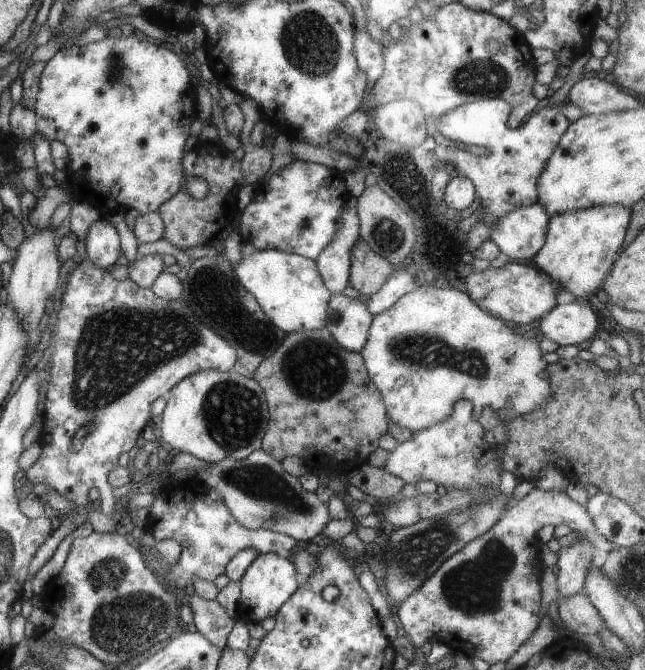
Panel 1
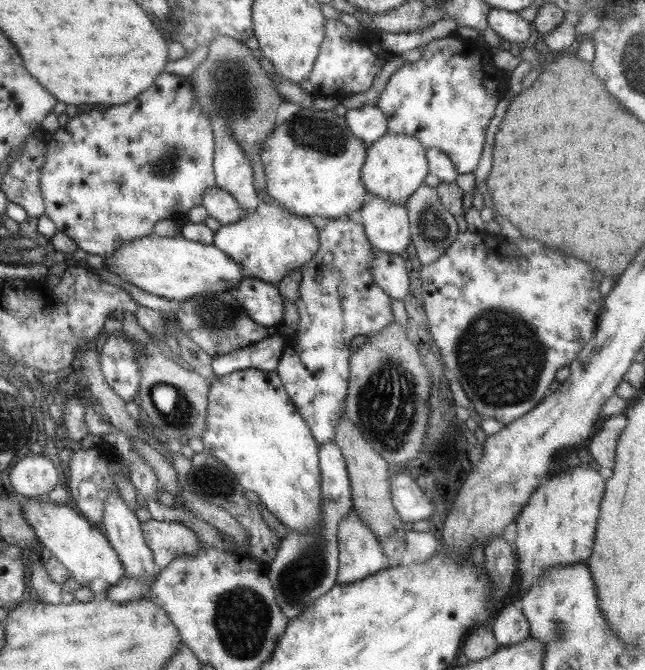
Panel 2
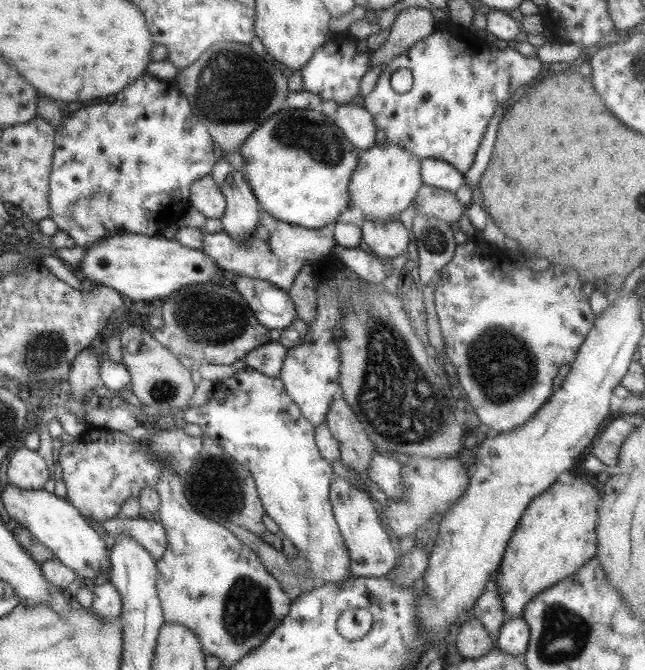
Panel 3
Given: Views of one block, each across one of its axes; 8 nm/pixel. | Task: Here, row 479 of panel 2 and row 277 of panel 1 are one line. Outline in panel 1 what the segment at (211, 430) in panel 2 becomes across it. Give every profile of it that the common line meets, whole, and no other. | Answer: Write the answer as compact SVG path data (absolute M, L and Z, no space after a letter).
M254 250L249 256L241 257L239 262L233 266L233 272L241 286L251 293L253 298L263 310L271 324L275 324L283 332L299 332L303 330L319 330L327 322L327 302L331 296L325 288L316 262L304 256L281 252L281 250Z

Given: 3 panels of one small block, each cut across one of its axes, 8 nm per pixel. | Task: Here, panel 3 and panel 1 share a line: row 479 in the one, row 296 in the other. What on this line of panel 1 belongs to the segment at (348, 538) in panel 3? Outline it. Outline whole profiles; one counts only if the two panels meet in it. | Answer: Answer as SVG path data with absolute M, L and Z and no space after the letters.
M332 295L327 302L327 322L331 338L347 352L357 352L363 348L367 340L368 328L372 315L367 312L365 302L355 298Z

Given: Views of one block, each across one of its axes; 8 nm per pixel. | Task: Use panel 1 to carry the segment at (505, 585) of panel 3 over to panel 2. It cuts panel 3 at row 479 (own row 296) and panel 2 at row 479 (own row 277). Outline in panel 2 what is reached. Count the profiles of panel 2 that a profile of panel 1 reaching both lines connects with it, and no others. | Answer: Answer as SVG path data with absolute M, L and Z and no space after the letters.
M588 463L561 470L539 485L515 517L516 570L521 578L517 598L553 565L583 563L592 553L605 479Z

